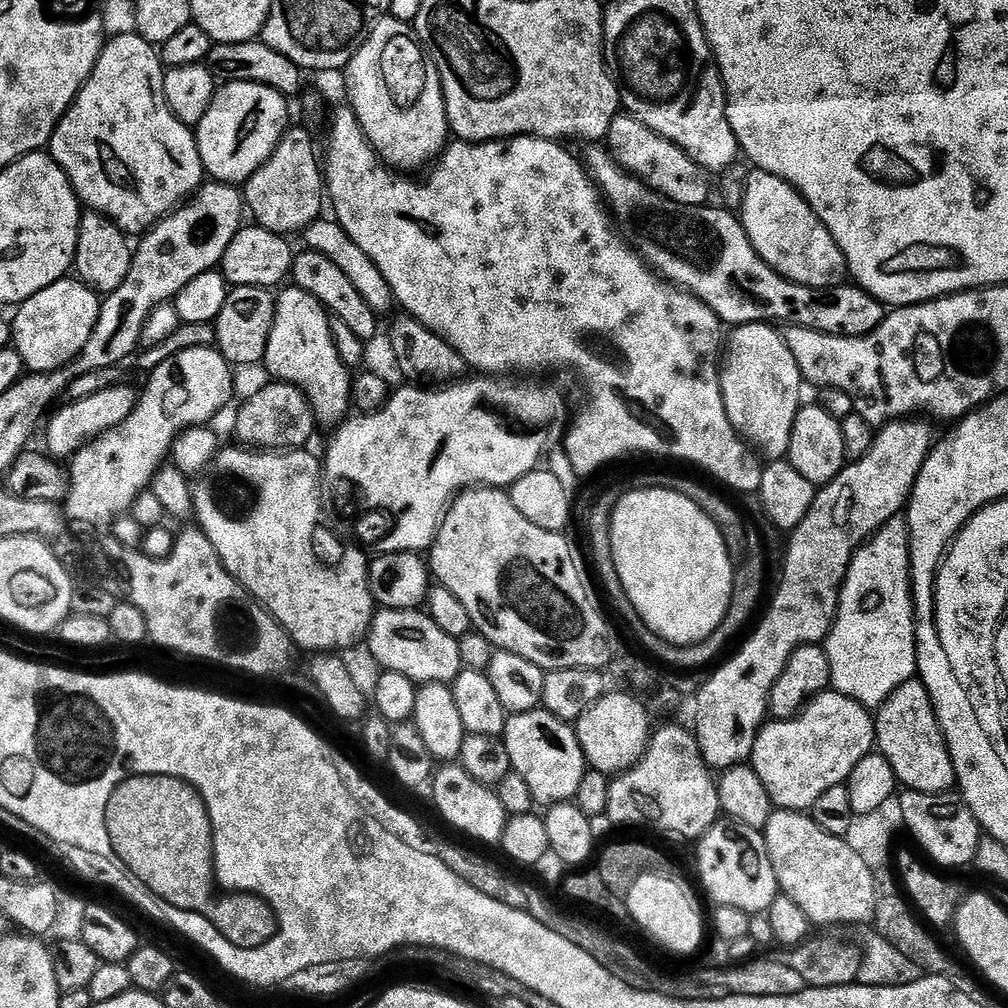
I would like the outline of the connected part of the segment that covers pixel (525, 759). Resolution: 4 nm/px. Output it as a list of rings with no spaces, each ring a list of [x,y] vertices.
[[[543,710],[517,712],[509,715],[502,739],[506,751],[510,754],[513,772],[522,774],[522,779],[530,785],[530,794],[534,794],[537,805],[567,804],[575,797],[586,771],[586,761],[582,746],[576,737],[576,729],[569,721],[554,718],[554,714]]]

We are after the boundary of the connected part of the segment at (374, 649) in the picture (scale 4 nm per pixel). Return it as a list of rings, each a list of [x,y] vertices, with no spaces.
[[[380,608],[373,615],[372,626],[366,633],[366,647],[385,672],[406,674],[417,686],[421,684],[447,684],[460,675],[459,639],[438,630],[431,616],[424,610],[394,610]]]

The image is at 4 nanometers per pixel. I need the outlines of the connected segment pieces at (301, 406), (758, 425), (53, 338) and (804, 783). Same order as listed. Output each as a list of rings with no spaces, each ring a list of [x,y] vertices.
[[[268,382],[240,408],[236,416],[236,436],[241,445],[252,450],[300,450],[318,428],[308,400],[292,384]]]
[[[768,322],[733,327],[718,368],[722,398],[732,429],[753,449],[760,448],[759,455],[764,455],[768,462],[787,457],[794,418],[802,407],[800,371],[783,335],[772,328],[775,327]]]
[[[65,278],[38,290],[34,298],[15,309],[16,320],[11,321],[12,339],[16,352],[20,355],[29,373],[56,372],[65,368],[79,356],[94,334],[98,322],[101,297],[93,292],[79,278]]]
[[[835,690],[812,697],[793,720],[772,720],[761,728],[754,742],[751,768],[762,778],[777,809],[807,813],[830,790],[848,776],[873,751],[876,721],[857,700]]]

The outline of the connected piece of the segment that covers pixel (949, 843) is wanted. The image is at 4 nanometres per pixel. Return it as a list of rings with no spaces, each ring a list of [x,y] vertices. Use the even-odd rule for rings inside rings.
[[[904,790],[898,798],[902,802],[902,818],[907,835],[912,835],[920,843],[919,851],[933,865],[941,864],[936,865],[941,869],[964,868],[975,861],[982,829],[970,806],[959,795],[922,794]]]

